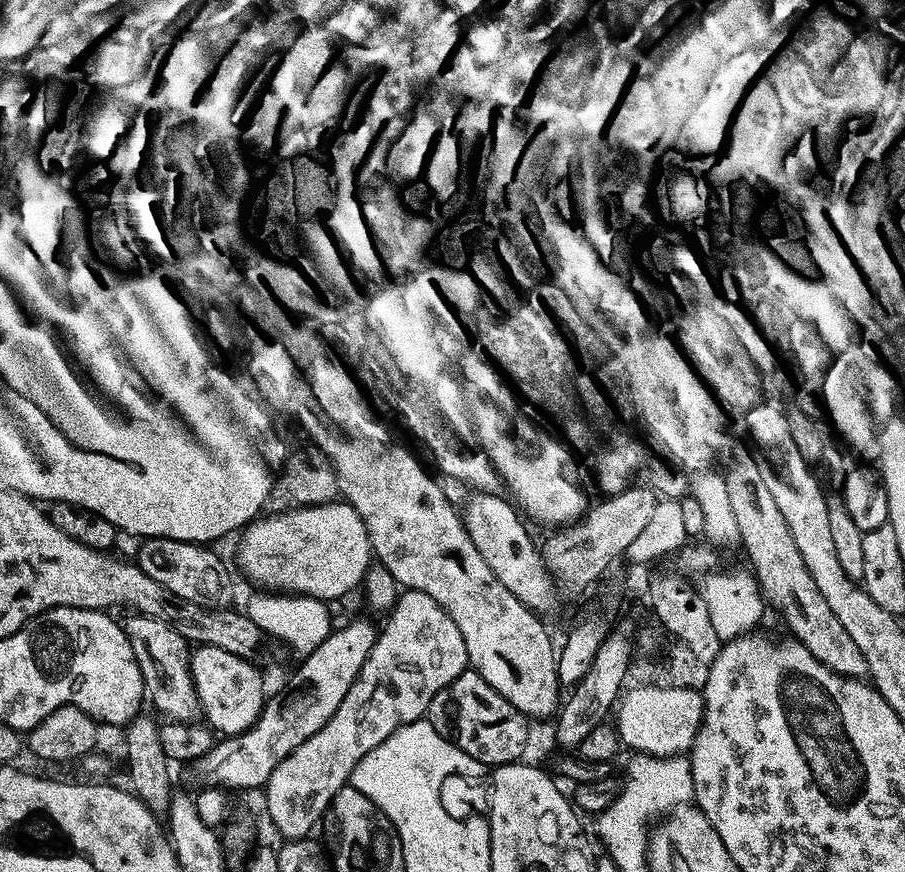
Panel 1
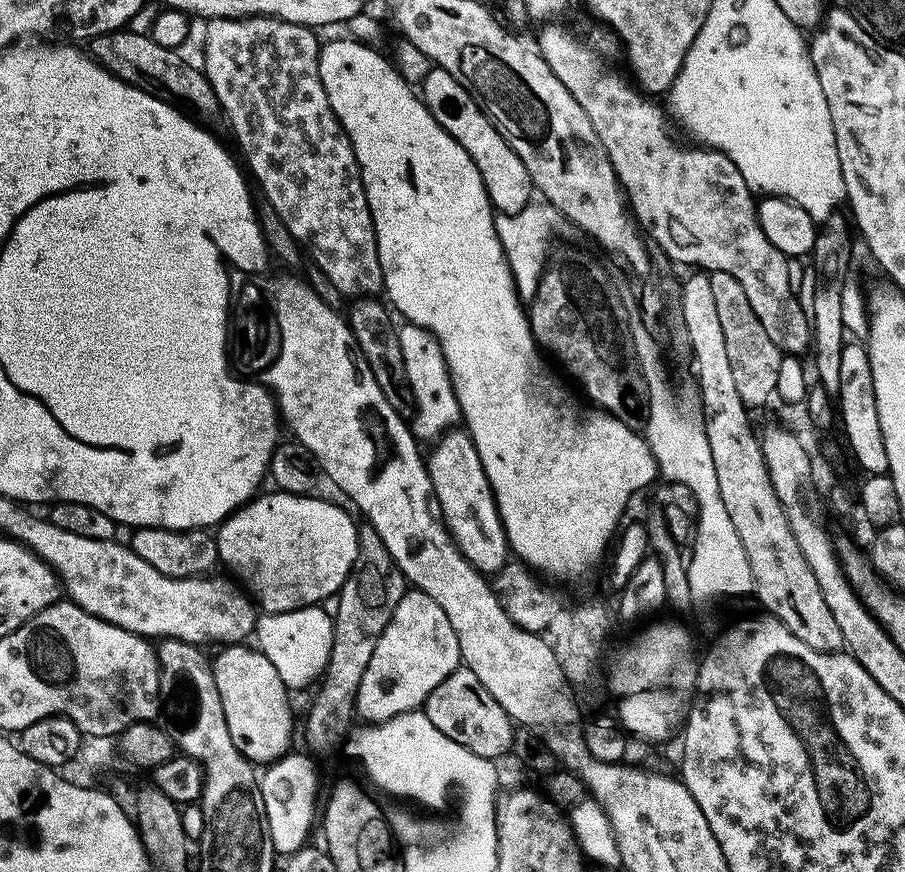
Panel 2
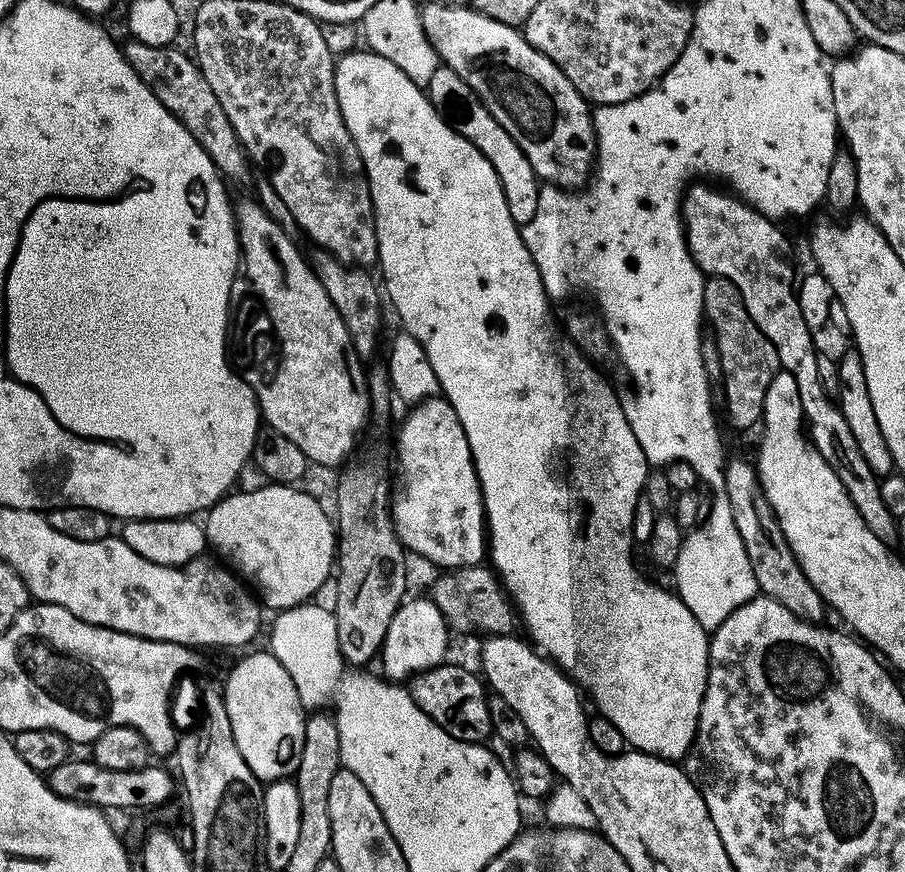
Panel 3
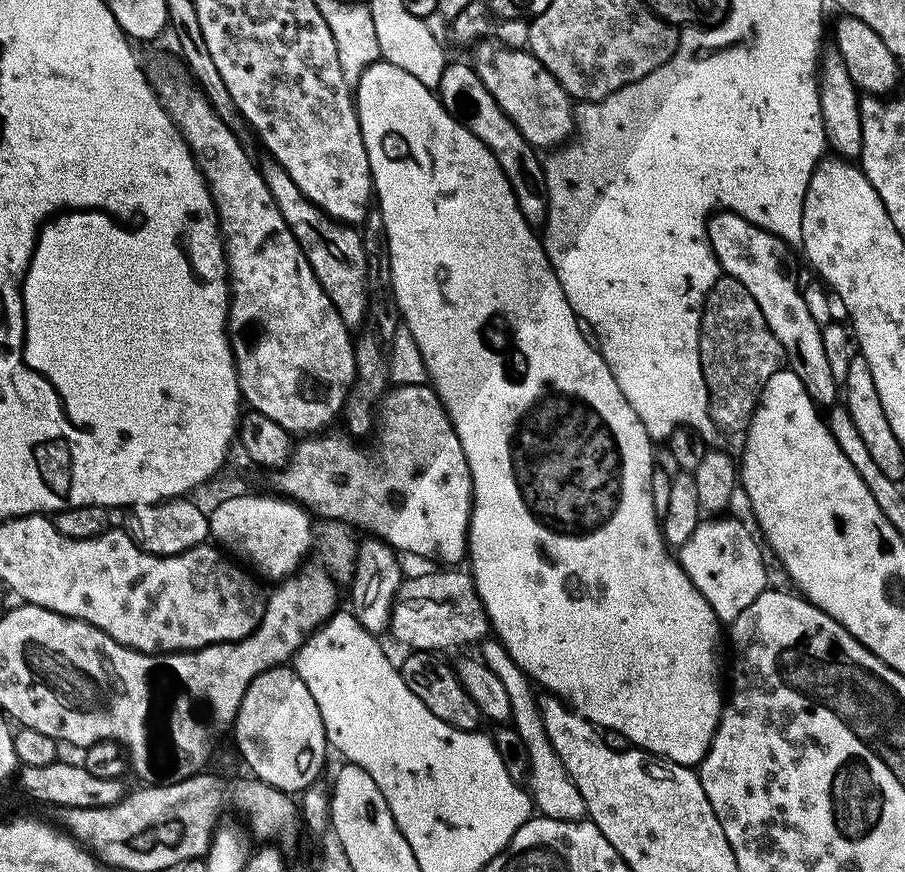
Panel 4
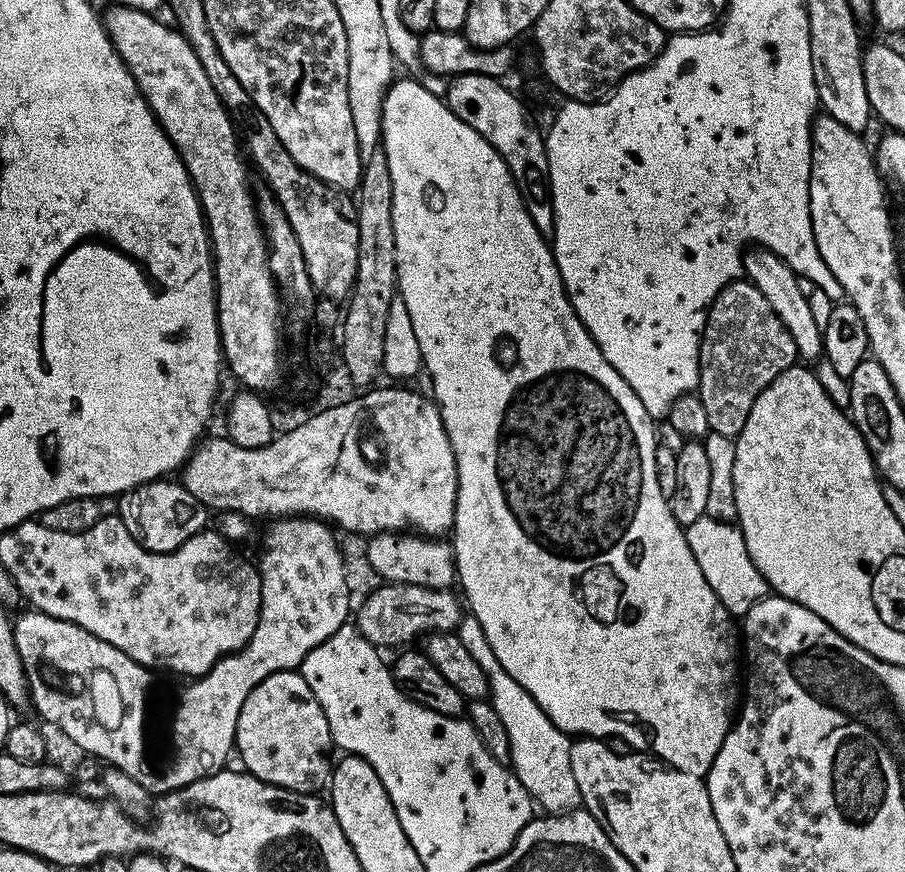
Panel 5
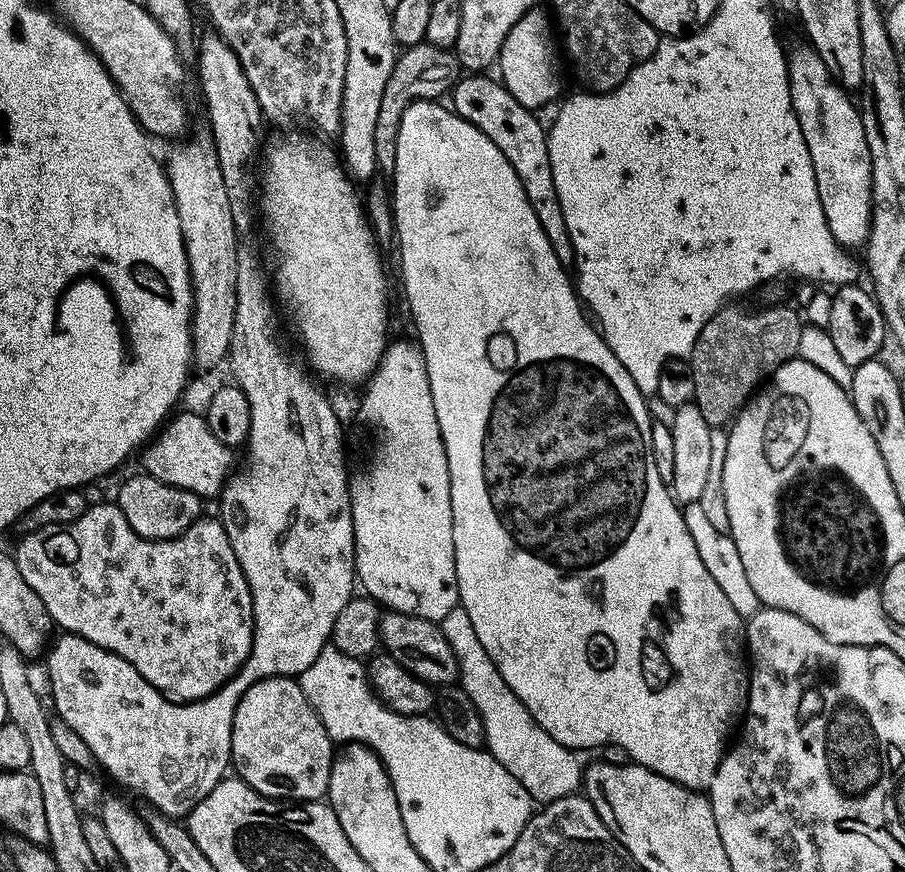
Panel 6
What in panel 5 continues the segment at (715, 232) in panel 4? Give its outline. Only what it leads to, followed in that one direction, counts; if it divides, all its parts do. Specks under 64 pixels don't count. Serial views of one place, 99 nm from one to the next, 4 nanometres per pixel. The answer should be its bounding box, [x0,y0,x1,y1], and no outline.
[743,247,824,362]

